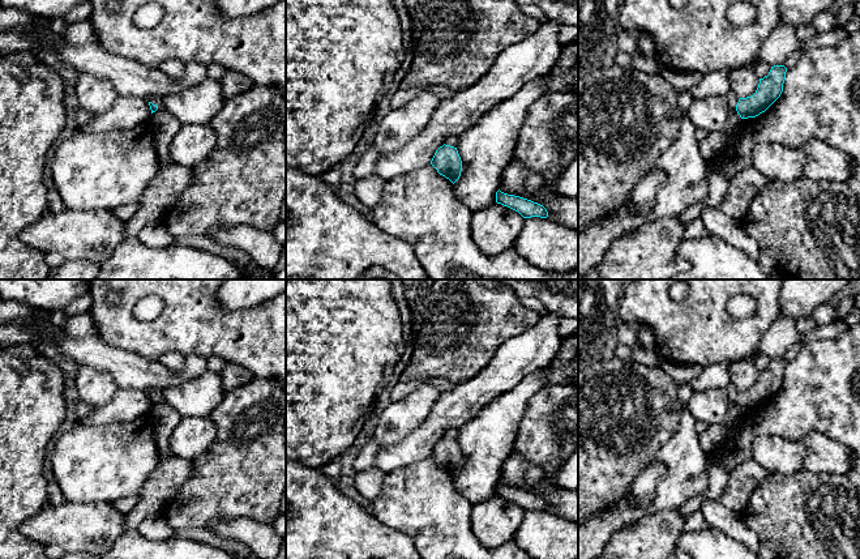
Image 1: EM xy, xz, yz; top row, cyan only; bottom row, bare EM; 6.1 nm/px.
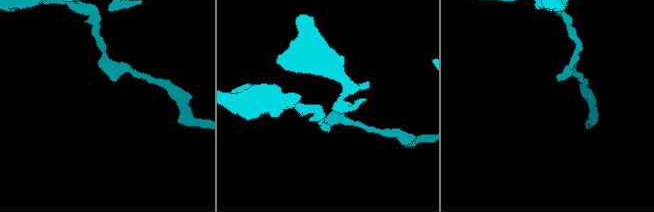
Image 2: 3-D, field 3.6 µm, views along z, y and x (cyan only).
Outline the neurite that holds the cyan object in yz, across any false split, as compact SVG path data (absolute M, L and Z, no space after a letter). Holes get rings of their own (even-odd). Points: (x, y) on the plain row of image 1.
M784 358L771 359L767 368L760 371L756 385L740 391L736 404L741 411L756 410L765 405L782 387L787 360Z

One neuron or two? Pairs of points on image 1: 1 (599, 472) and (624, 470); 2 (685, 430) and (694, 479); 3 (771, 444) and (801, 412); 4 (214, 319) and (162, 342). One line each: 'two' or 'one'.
1: one
2: one
3: two
4: one

